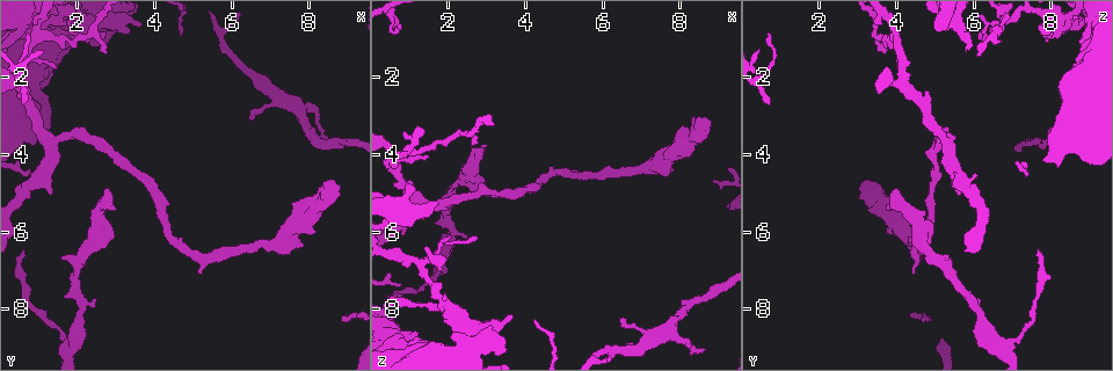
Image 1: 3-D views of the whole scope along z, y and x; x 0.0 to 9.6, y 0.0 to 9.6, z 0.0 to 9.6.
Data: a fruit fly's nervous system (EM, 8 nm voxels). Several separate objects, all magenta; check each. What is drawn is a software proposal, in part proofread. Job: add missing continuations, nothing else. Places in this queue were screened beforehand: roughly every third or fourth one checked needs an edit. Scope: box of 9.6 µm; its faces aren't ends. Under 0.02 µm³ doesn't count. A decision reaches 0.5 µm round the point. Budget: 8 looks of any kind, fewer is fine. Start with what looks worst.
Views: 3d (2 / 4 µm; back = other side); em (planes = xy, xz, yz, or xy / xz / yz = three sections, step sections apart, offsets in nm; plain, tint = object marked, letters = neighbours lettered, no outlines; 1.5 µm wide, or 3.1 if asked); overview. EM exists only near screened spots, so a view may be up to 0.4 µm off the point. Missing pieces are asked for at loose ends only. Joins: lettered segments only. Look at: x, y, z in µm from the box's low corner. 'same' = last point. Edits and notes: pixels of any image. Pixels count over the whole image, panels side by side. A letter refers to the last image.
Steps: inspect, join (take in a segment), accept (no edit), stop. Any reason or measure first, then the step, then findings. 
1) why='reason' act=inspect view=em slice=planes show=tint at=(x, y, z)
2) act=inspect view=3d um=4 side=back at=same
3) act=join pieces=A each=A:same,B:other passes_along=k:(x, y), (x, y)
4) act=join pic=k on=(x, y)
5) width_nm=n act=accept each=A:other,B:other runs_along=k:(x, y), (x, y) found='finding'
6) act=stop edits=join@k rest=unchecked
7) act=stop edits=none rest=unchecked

why='branch stops here' act=inspect view=em slice=planes show=letters at=(3.00, 5.35, 3.70)

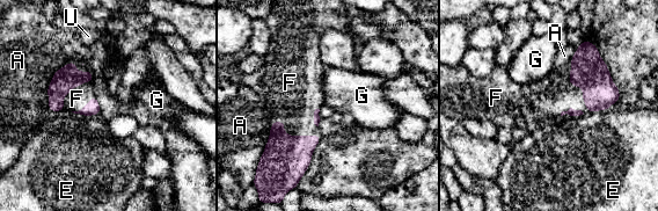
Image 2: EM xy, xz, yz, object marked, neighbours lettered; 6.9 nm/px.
act=join pieces=F each=A:other,E:other,F:same,G:other,U:other passes_along=2:(285, 159), (292, 136), (293, 100) found='the cell continues'

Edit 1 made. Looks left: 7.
why='free end' act=inspect view=em slice=planes show=letters at=(2.65, 1.05, 6.05)

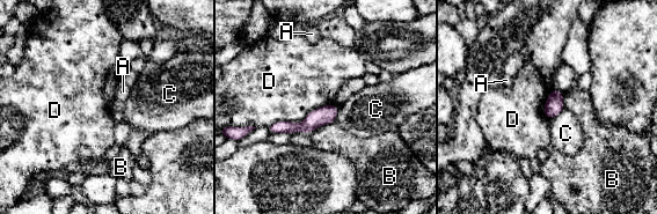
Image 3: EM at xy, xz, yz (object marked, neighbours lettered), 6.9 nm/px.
width_nm=80 act=accept each=A:other,B:other,C:other,D:other found='no lettered segment goes on from it'

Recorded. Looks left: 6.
why='branch stops here' act=inspect view=3d um=2 at=(2.70, 1.35, 3.75)

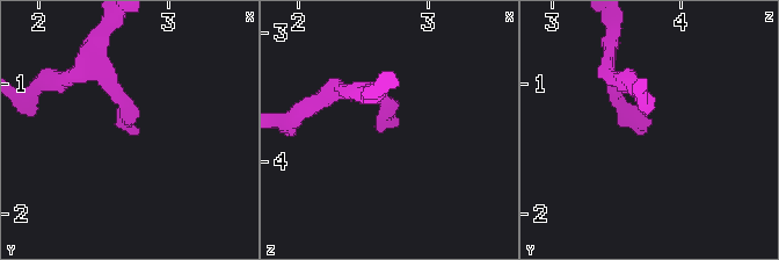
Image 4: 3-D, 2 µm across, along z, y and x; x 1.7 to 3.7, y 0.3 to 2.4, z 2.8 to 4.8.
why='need the tissue' act=inspect view=em slice=planes show=letters at=(2.76, 1.36, 3.72)

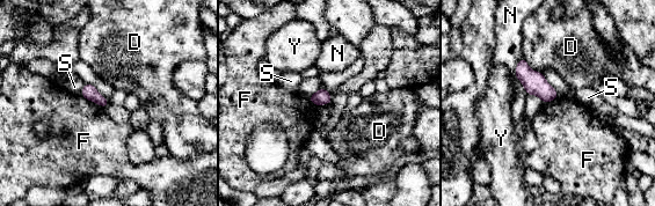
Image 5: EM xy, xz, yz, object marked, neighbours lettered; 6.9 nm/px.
act=accept each=D:other,F:other,N:other,S:other,Y:other border=5:(80, 95), (102, 108) found='none of them fits'

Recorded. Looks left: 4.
why='free end' act=inspect view=em slice=planes show=plain at=(6.50, 3.05, 8.20)

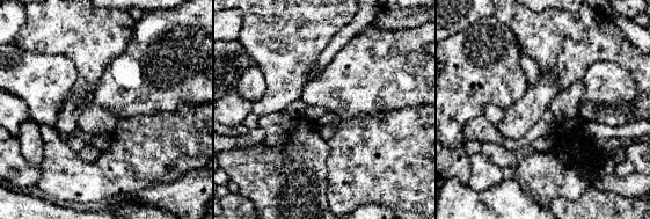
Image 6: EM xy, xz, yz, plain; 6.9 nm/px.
act=inspect view=em slice=planes show=letters at=same

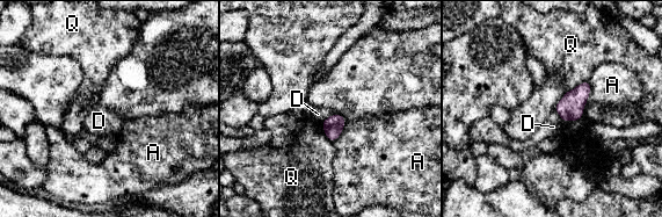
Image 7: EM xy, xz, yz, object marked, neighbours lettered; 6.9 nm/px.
width_nm=140 act=accept each=A:other,D:other,Q:other border=7:(335, 113), (321, 123) found='no lettered segment goes on from it'

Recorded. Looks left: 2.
act=stop edits=join@2 rest=unchecked

